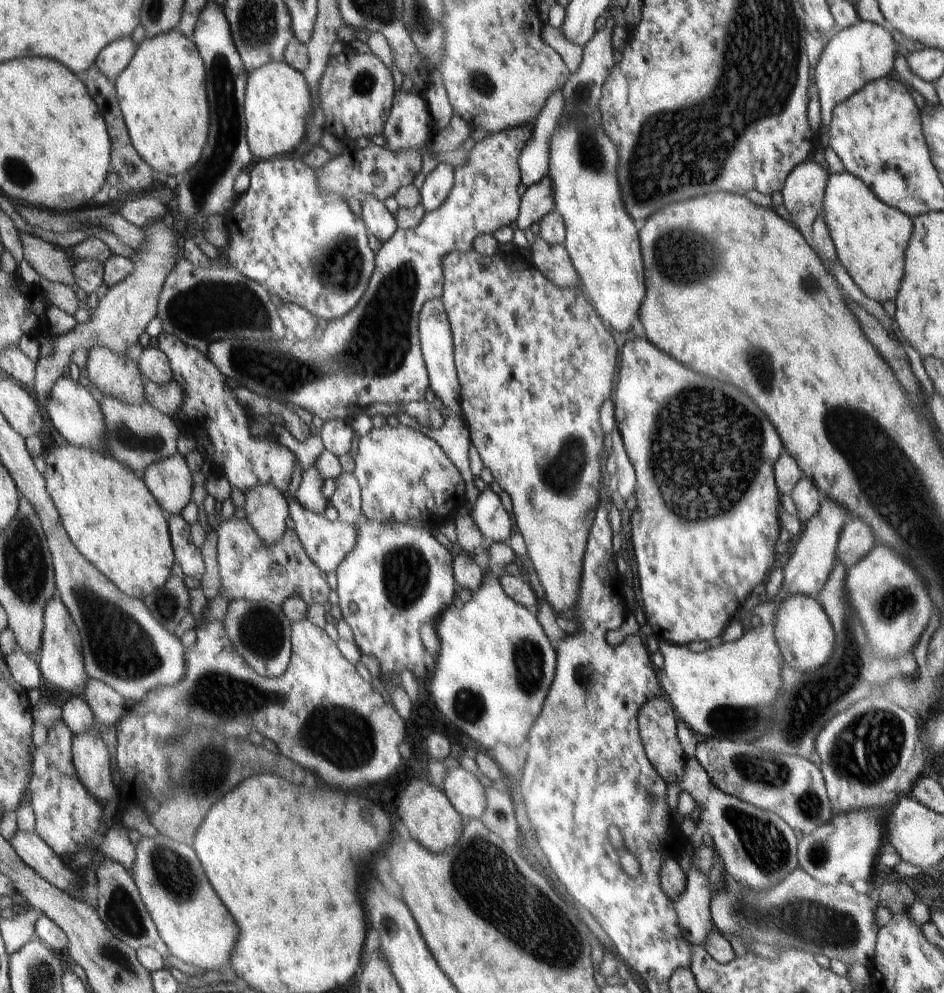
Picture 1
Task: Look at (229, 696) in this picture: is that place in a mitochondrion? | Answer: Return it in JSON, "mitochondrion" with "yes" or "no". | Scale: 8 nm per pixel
{"mitochondrion":"yes"}

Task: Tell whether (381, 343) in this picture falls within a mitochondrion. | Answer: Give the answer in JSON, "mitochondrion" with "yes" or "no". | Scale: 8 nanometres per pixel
{"mitochondrion":"yes"}

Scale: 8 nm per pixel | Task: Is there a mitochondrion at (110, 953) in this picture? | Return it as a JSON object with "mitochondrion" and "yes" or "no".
{"mitochondrion":"yes"}

